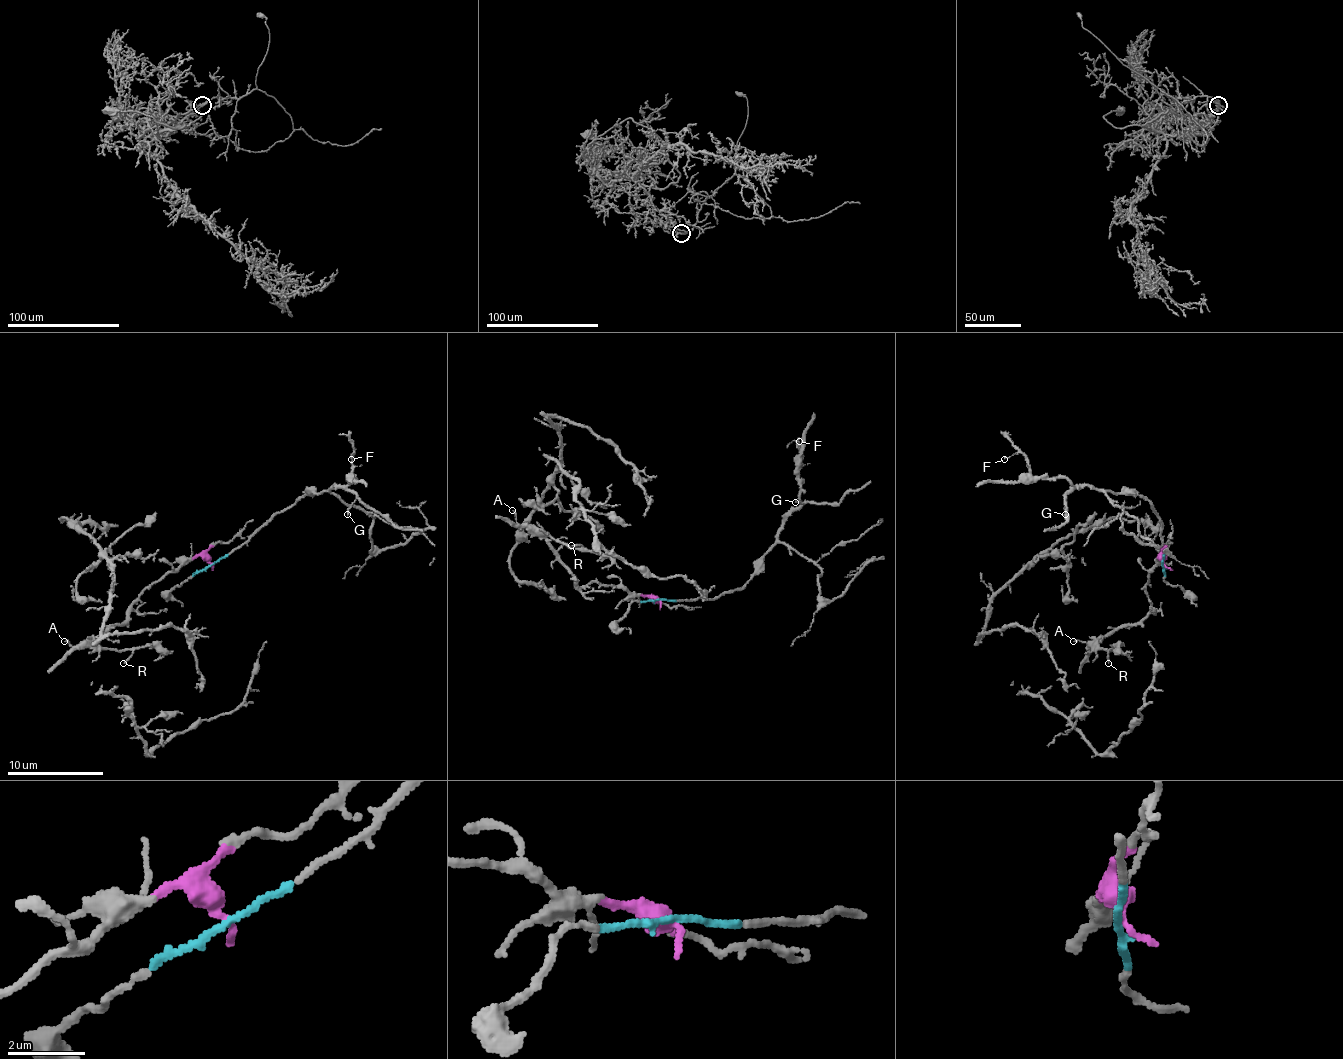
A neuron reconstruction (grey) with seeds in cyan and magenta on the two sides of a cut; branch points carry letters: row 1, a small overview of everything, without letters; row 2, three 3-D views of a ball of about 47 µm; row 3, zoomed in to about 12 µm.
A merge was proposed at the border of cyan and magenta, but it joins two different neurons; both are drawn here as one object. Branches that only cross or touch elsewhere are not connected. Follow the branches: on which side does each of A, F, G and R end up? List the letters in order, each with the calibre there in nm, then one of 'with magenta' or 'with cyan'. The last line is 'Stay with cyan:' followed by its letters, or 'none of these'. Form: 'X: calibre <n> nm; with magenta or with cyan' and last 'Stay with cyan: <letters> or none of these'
A: calibre 120 nm; with magenta
F: calibre 110 nm; with cyan
G: calibre 130 nm; with cyan
R: calibre 150 nm; with magenta
Stay with cyan: F, G

